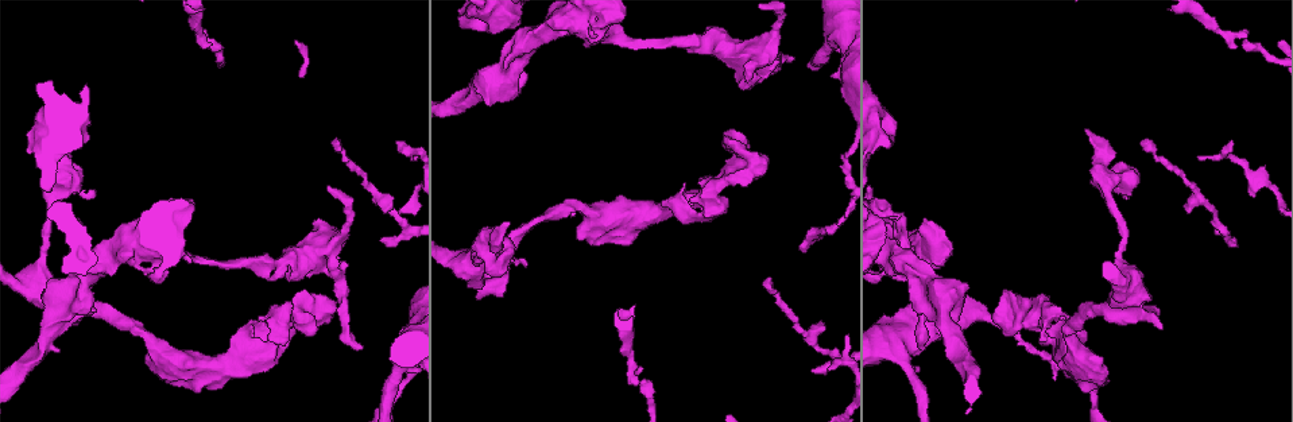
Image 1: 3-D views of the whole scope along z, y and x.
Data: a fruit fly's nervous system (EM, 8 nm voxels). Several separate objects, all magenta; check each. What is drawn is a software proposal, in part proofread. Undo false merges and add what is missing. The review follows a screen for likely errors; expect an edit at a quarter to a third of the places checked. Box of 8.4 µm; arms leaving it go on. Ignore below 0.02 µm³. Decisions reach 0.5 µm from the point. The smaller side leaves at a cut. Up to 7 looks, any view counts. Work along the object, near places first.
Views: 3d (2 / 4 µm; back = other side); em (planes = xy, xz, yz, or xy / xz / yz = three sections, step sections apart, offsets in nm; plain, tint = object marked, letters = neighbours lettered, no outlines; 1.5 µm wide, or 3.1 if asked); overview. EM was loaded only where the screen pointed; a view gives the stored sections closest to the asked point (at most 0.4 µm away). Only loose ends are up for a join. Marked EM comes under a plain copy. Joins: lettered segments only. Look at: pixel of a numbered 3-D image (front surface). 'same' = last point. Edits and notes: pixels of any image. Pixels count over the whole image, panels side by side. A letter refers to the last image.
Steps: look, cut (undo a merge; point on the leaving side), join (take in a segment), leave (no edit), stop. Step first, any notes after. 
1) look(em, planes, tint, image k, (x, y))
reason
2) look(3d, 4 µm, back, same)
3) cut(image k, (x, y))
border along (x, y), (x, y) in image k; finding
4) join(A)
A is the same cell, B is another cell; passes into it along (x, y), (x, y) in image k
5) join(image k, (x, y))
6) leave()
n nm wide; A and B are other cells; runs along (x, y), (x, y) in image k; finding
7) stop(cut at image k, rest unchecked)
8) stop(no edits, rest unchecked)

look(em, planes, letters, image 1, (751, 180))
free end

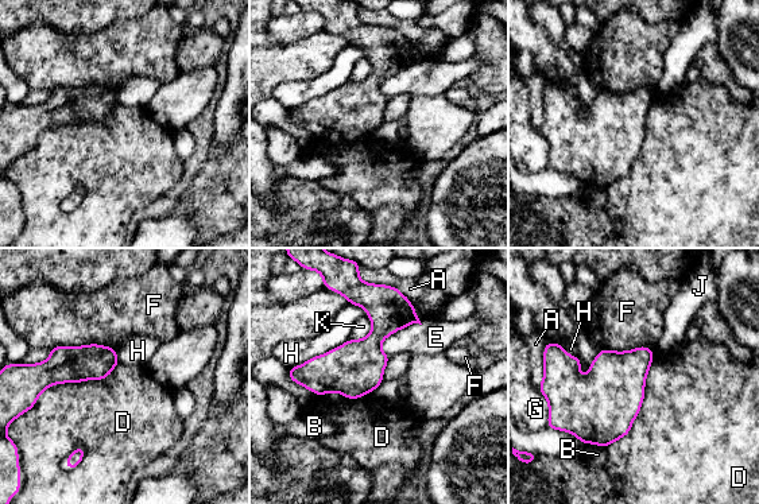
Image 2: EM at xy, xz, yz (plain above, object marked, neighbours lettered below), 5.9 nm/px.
leave()
A, B, D, E, F, G, H, J and K are other cells; border along (654, 359), (631, 429), (605, 448) in image 2; none of them fits

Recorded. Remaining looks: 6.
look(em, planes, letters, image 1, (713, 26))
thin end

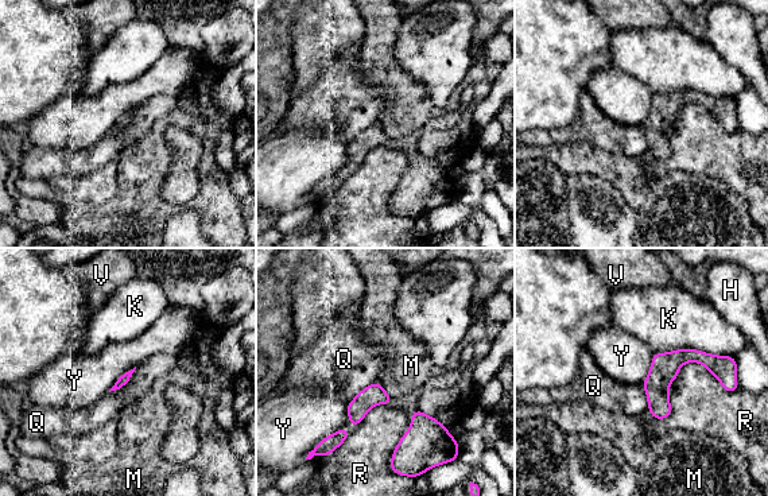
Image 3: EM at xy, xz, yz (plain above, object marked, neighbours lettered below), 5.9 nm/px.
leave()
K touches over 480 nm; H, K, M, Q, R, V and Y are other cells; no lettered segment goes on from it

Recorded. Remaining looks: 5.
look(em, planes, letters, image 1, (638, 383))
a narrow waist

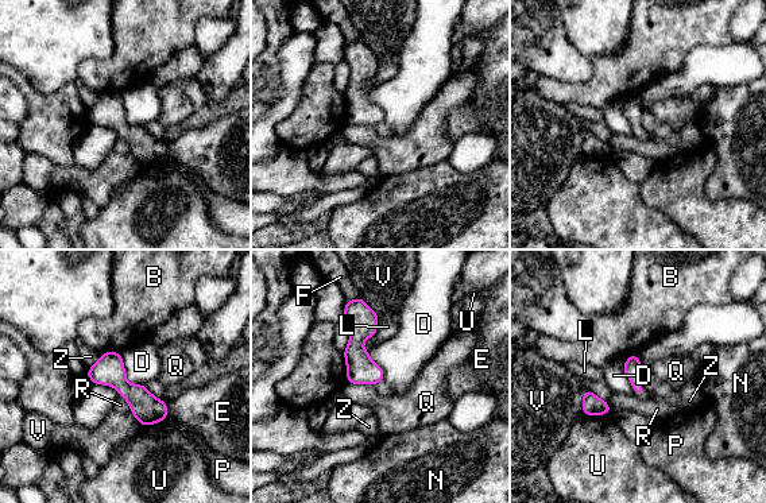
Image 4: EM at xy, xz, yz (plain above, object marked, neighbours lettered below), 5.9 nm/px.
leave()
B, D, E, F, L, N, P, Q, R, U, V and Z are other cells; runs along (91, 371), (109, 372), (163, 414) in image 4; continuous, no second neuron

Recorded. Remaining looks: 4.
stop(no edits, rest unchecked)

